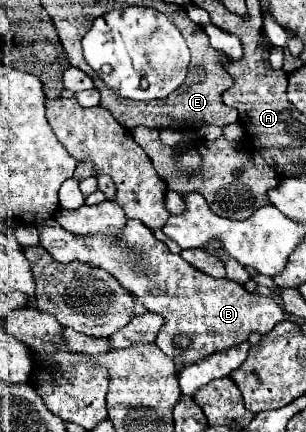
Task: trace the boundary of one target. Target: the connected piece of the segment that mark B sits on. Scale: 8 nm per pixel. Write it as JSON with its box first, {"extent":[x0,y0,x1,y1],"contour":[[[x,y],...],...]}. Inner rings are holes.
{"extent":[37,220,285,372],"contour":[[[47,220],[47,222],[39,224],[37,228],[41,232],[41,246],[53,258],[57,258],[63,264],[73,262],[73,260],[81,260],[81,262],[87,262],[91,266],[99,266],[99,268],[107,270],[109,274],[113,274],[121,282],[121,286],[125,290],[129,290],[131,294],[135,294],[141,300],[141,304],[147,308],[147,312],[153,312],[153,314],[163,316],[165,324],[161,326],[155,344],[169,358],[173,358],[177,372],[181,368],[189,366],[189,364],[195,364],[195,362],[199,362],[203,358],[209,358],[211,354],[227,352],[229,348],[247,342],[247,338],[249,338],[251,332],[267,334],[267,332],[273,330],[273,326],[277,322],[281,322],[285,318],[283,308],[275,302],[275,298],[265,298],[265,296],[259,296],[259,294],[249,294],[241,284],[235,284],[235,282],[227,280],[227,278],[221,278],[219,280],[219,278],[213,278],[213,276],[209,276],[209,274],[193,268],[179,254],[169,252],[169,248],[161,240],[157,240],[153,236],[153,232],[147,226],[143,226],[143,222],[139,222],[139,220],[127,220],[127,226],[123,228],[123,234],[119,238],[101,236],[101,234],[85,236],[85,238],[73,236],[73,234],[67,234],[67,230],[63,230],[63,226],[59,226],[55,220]],[[179,334],[181,336],[187,336],[191,340],[191,344],[187,348],[177,348],[173,344],[173,340]]]}

